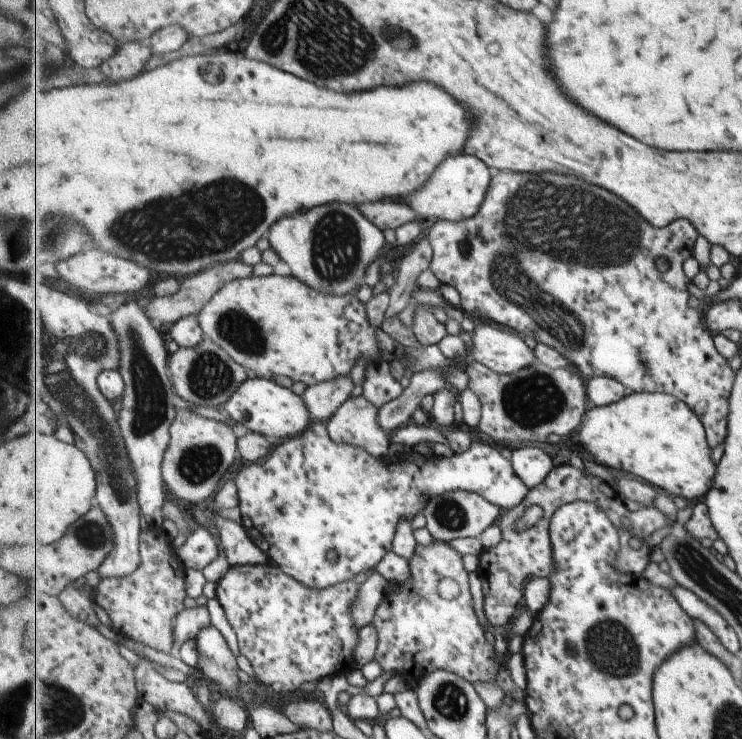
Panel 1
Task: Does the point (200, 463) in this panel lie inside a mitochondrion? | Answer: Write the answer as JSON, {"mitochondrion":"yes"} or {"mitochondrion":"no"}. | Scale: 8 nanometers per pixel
{"mitochondrion":"yes"}

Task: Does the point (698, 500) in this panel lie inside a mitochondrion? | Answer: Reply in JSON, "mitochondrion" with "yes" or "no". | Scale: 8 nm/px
{"mitochondrion":"no"}

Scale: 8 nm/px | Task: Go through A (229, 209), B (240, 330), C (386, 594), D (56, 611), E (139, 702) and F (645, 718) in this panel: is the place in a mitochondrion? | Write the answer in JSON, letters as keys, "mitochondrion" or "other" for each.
{"A":"mitochondrion","B":"mitochondrion","C":"other","D":"other","E":"other","F":"other"}

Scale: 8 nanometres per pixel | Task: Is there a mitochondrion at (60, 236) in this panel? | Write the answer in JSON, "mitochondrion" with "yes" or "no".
{"mitochondrion":"yes"}

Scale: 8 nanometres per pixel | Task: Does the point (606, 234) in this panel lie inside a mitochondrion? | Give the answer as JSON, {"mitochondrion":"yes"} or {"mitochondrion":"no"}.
{"mitochondrion":"yes"}

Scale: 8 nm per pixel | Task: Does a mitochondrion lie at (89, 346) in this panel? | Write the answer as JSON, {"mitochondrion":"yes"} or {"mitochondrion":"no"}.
{"mitochondrion":"yes"}

